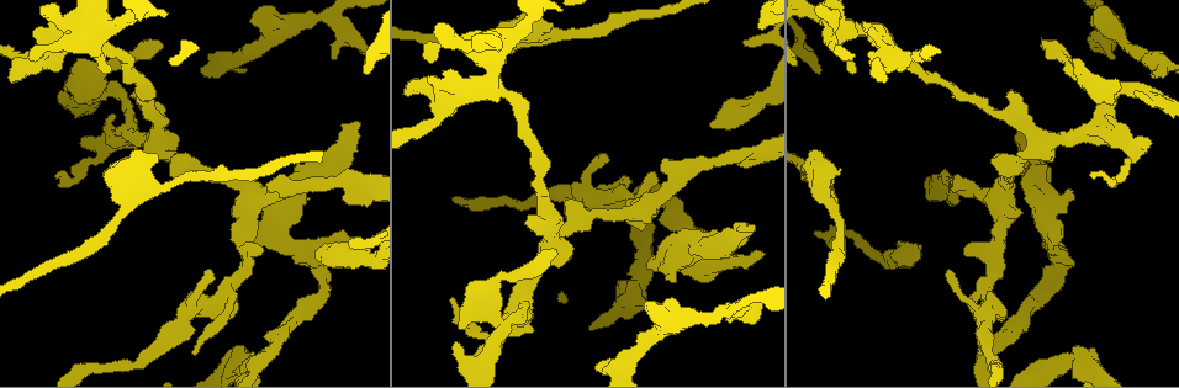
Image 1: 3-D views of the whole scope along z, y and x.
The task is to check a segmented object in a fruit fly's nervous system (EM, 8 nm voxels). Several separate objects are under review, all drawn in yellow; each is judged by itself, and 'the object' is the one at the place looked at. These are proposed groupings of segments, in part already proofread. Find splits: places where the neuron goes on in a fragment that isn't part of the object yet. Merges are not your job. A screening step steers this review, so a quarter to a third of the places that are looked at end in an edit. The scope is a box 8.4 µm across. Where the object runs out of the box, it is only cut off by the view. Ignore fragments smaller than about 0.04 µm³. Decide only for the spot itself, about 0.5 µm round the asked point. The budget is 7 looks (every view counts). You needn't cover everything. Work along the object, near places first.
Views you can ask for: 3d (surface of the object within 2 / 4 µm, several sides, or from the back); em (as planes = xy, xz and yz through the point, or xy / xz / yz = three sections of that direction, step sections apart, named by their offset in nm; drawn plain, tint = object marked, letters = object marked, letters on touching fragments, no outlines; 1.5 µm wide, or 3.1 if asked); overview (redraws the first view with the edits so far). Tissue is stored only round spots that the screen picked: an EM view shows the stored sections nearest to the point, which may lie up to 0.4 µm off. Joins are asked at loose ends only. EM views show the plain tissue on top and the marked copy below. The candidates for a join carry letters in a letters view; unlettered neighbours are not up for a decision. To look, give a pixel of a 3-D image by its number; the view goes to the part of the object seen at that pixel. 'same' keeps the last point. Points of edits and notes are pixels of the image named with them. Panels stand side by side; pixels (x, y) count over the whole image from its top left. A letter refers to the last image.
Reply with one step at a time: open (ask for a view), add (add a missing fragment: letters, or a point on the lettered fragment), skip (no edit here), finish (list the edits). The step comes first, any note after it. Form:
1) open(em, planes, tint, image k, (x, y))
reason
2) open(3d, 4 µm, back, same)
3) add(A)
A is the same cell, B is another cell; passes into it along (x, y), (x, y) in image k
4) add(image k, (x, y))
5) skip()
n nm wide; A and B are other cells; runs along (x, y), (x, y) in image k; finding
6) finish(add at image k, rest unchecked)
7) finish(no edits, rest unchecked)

open(em, planes, letters, image 1, (351, 248))

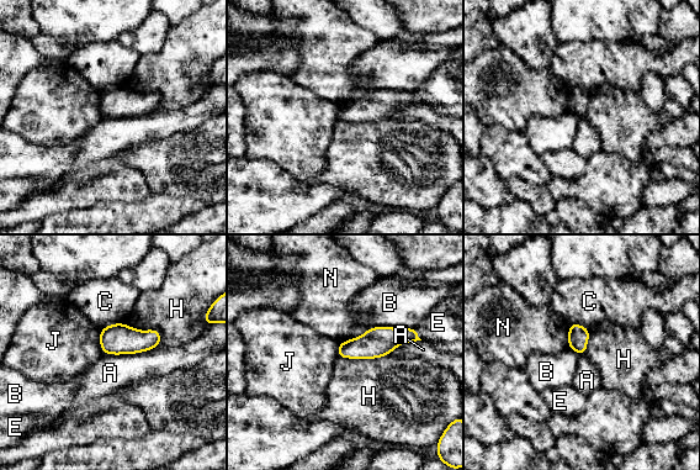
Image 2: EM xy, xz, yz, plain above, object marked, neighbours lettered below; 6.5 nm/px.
skip()
B touches over 500 nm; A, B, C, E, H, J and N are other cells; runs along (414, 336), (392, 337), (340, 354) in image 2; no lettered fragment goes on from it

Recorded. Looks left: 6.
open(em, planes, letters, image 1, (356, 124))
an open end

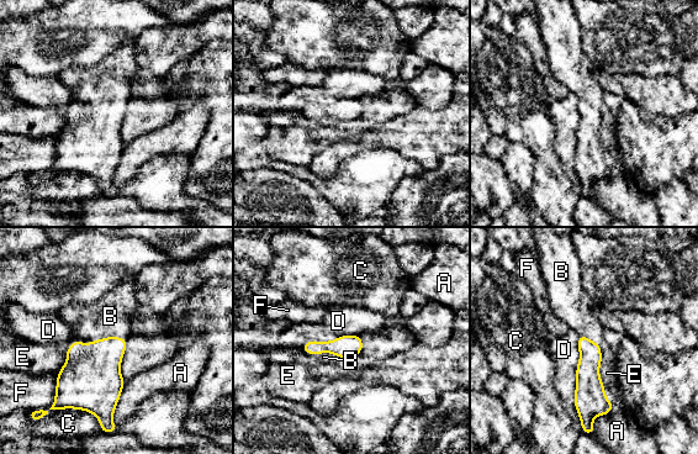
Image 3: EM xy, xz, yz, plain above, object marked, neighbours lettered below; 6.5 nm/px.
add(B)
D touches over 550 nm; B is the same cell, A, C, D, E and F are other cells; the neuron continues

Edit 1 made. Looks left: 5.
open(overview)

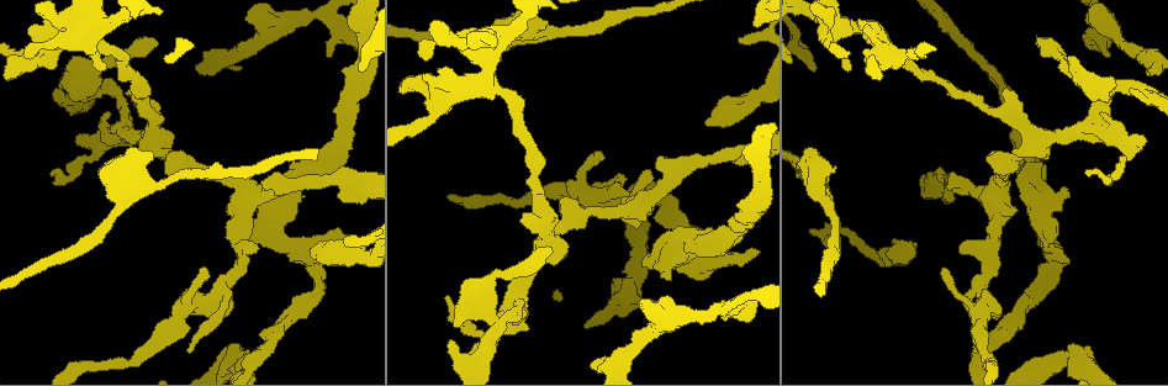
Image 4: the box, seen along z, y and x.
open(3d, 4 µm, image 4, (428, 58))
branch stops here

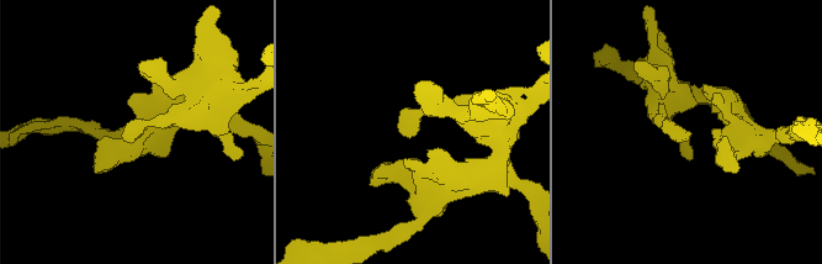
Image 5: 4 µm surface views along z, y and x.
open(em, planes, letters, image 5, (131, 139))

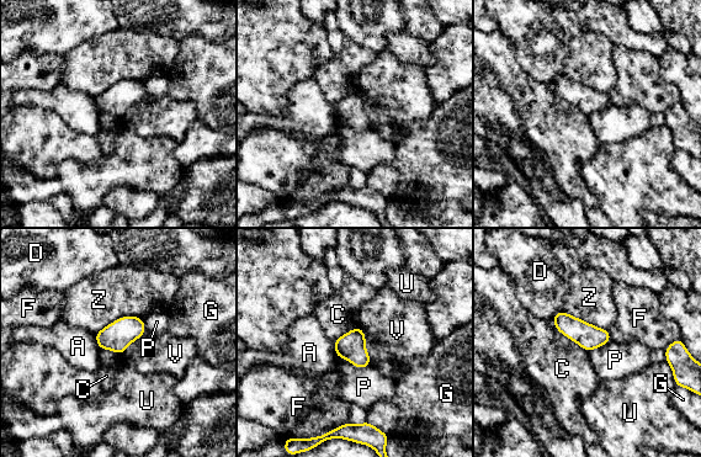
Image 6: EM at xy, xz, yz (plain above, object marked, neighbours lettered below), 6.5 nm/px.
skip()
Z touches over 320 nm; A, C, D, F, G, P, U, V and Z are other cells; border along (336, 356), (357, 367), (370, 366) in image 6; no lettered fragment goes on from it

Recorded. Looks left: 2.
finish(add at image 3, rest unchecked)

